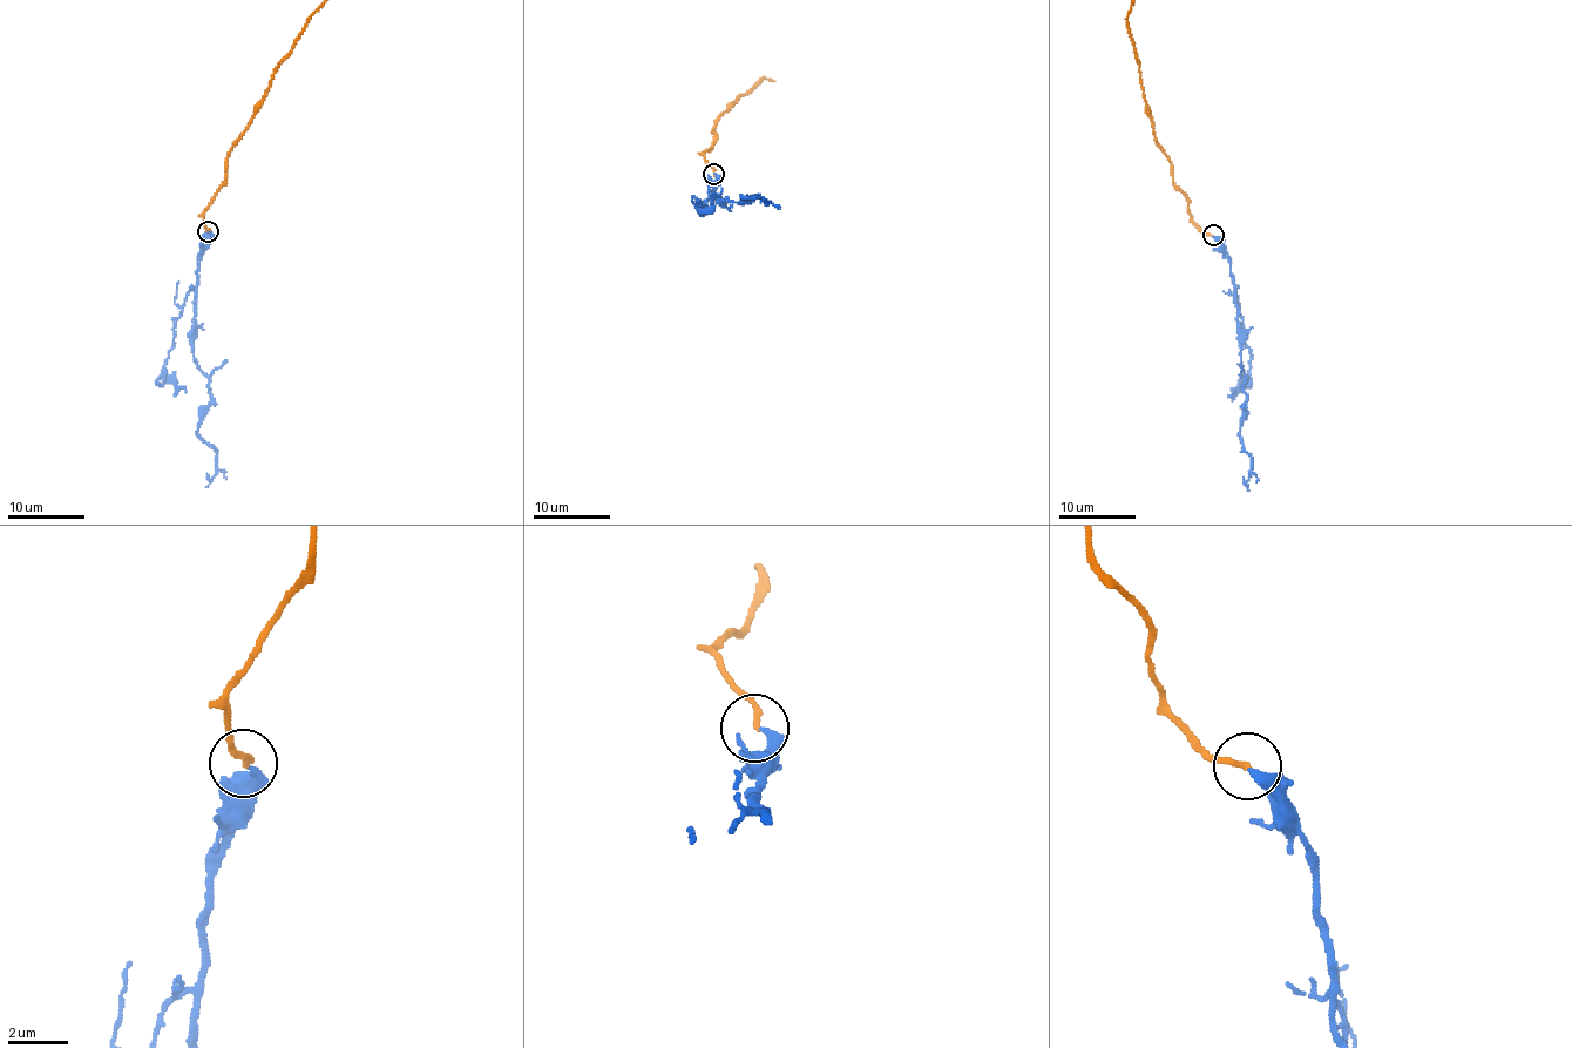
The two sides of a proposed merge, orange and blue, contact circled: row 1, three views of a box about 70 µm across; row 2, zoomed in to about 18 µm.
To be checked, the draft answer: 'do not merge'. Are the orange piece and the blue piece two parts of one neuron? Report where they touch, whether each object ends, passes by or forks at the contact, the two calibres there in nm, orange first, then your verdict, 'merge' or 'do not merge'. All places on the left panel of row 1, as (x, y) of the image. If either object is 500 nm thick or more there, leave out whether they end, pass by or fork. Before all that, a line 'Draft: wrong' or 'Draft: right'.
Draft: right
at (208, 231); orange ends there; blue ends there; 190 nm thick on the orange side, 320 nm on the other; do not merge

